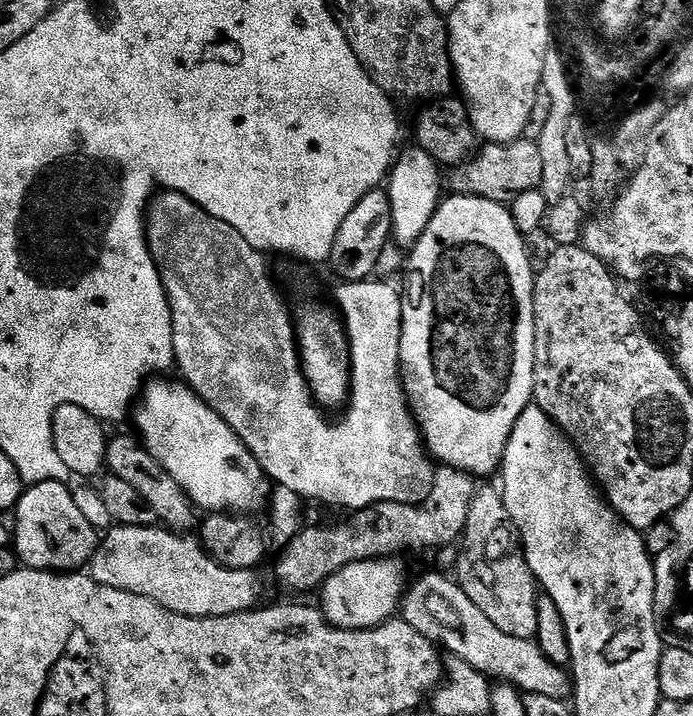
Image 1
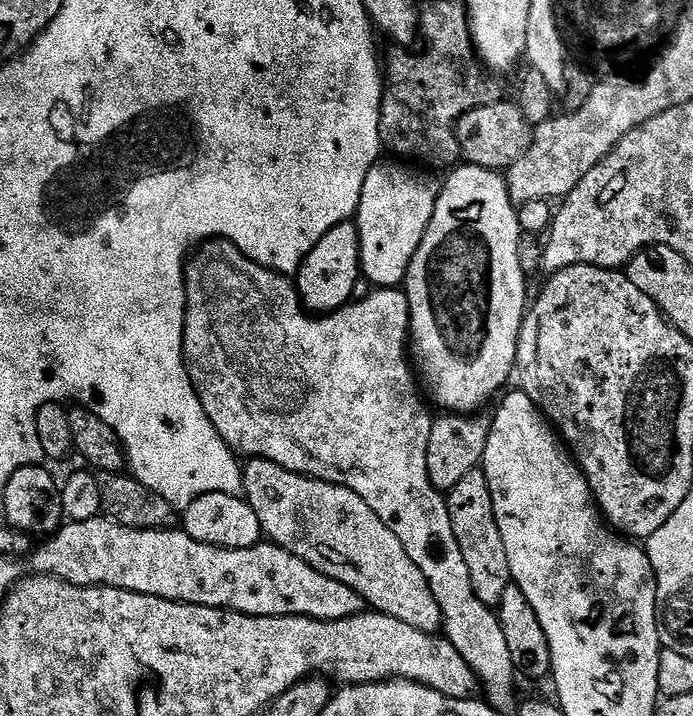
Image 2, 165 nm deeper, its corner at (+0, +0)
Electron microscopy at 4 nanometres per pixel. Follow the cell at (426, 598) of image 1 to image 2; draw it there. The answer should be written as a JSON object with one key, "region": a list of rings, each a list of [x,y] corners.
{"region":[[[249,459],[243,470],[243,495],[254,514],[258,514],[261,533],[271,543],[302,558],[302,562],[314,566],[314,570],[338,582],[346,582],[350,590],[358,590],[369,609],[398,618],[398,622],[406,622],[406,626],[414,626],[414,630],[433,634],[441,631],[444,615],[438,606],[438,598],[434,598],[430,590],[426,574],[414,566],[410,554],[406,554],[406,546],[398,542],[398,534],[394,534],[394,530],[390,530],[390,526],[386,526],[386,522],[382,522],[382,518],[378,518],[378,514],[374,514],[374,510],[370,510],[370,506],[366,506],[366,502],[362,502],[354,490],[315,480],[312,476],[288,472],[269,460]]]}

